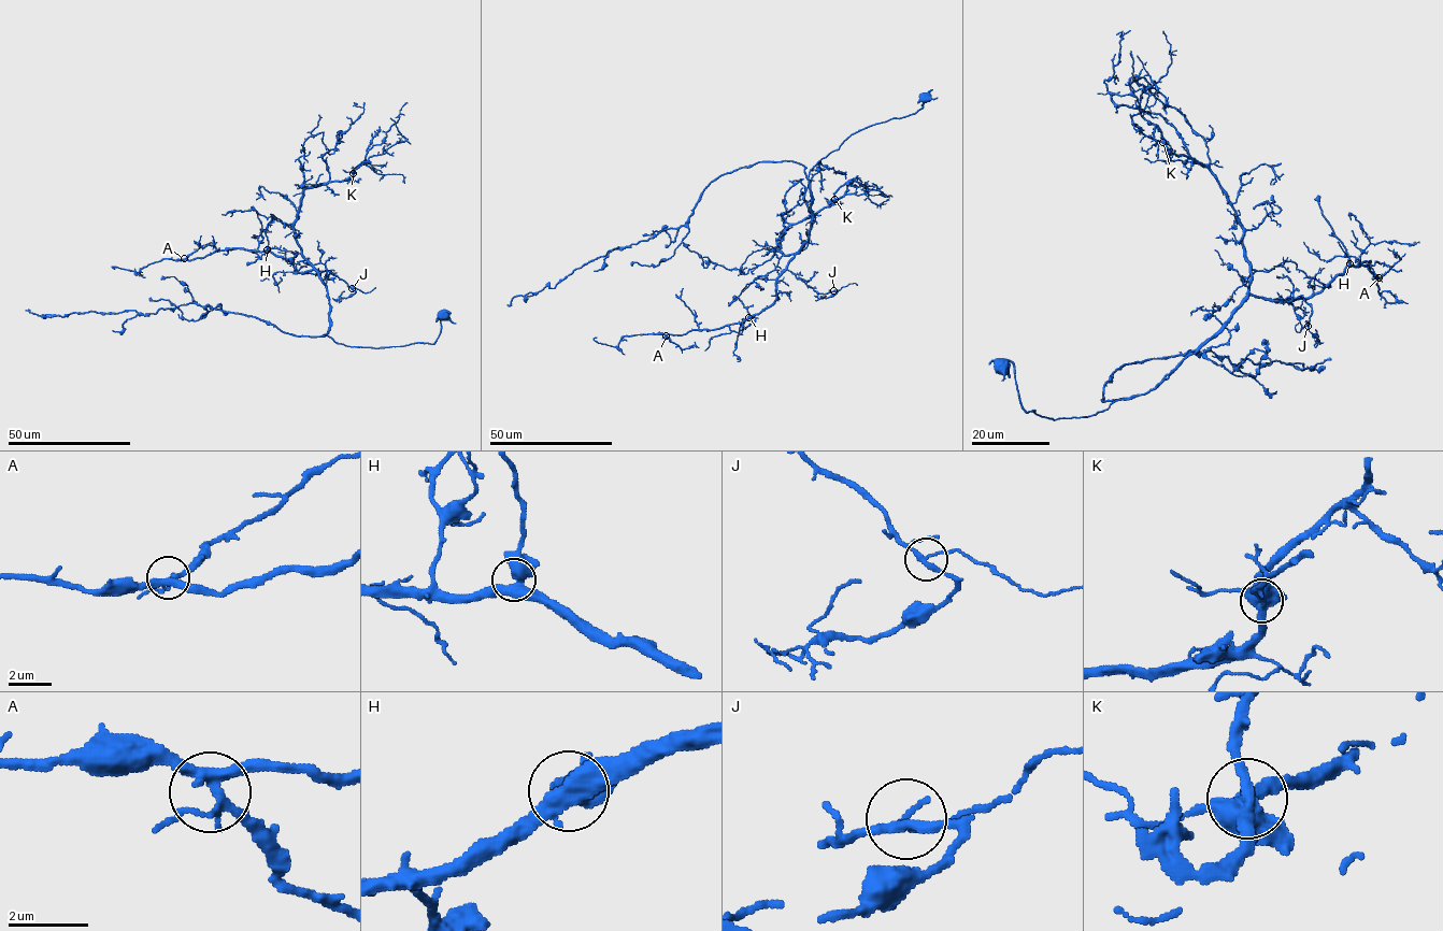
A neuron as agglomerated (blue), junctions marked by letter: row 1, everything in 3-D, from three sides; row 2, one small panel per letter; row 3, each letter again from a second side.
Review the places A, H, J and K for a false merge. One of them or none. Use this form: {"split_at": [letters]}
{"split_at": []}

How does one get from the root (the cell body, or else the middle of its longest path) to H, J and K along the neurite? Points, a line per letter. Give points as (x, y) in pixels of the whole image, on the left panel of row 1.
H: (443, 315), (433, 343), (337, 343), (327, 335), (322, 278), (314, 270), (296, 273), (267, 249)
J: (443, 315), (433, 343), (337, 343), (327, 335), (327, 286), (314, 270), (305, 273), (330, 270), (352, 288)
K: (443, 315), (433, 343), (348, 346), (327, 335), (327, 286), (302, 255), (294, 221), (306, 188), (353, 173)

